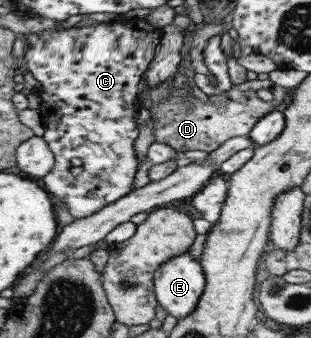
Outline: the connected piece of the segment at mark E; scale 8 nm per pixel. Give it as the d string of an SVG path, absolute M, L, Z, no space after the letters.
M187 250L157 266L151 291L166 314L181 320L195 310L204 287L203 270Z

